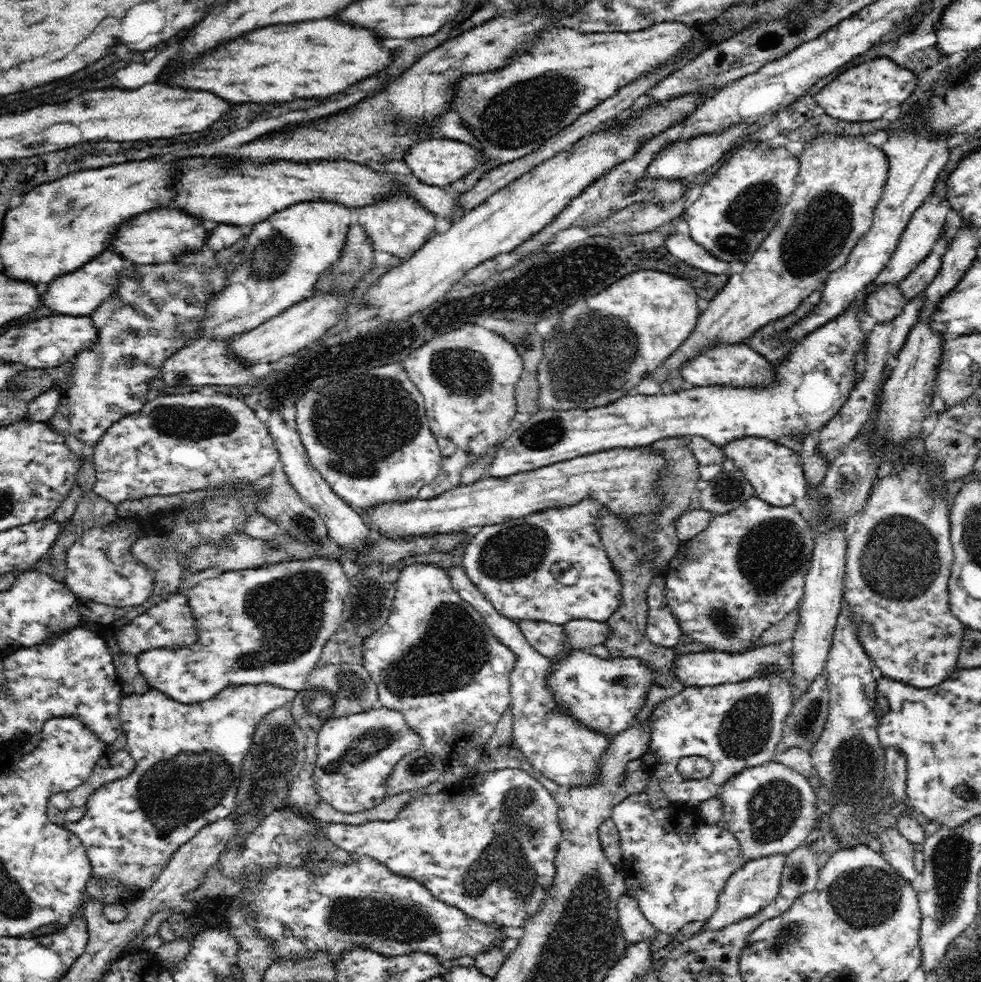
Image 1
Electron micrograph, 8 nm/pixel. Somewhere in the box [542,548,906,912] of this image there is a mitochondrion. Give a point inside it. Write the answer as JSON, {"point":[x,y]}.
{"point":[773,809]}

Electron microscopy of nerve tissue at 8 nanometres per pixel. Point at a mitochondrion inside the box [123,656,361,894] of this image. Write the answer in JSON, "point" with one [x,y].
{"point":[169,796]}

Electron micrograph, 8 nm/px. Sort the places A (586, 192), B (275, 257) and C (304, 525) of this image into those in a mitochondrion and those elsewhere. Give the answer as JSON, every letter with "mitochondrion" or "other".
{"A":"other","B":"mitochondrion","C":"mitochondrion"}

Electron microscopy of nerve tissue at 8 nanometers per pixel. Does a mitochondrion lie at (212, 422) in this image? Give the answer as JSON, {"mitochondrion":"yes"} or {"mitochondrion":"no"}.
{"mitochondrion":"yes"}

